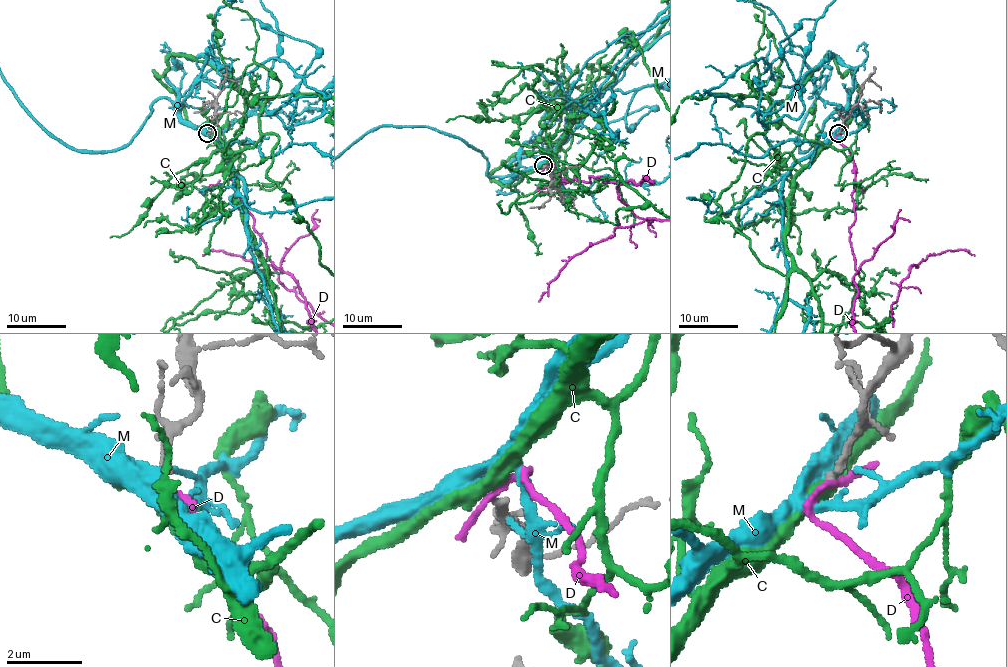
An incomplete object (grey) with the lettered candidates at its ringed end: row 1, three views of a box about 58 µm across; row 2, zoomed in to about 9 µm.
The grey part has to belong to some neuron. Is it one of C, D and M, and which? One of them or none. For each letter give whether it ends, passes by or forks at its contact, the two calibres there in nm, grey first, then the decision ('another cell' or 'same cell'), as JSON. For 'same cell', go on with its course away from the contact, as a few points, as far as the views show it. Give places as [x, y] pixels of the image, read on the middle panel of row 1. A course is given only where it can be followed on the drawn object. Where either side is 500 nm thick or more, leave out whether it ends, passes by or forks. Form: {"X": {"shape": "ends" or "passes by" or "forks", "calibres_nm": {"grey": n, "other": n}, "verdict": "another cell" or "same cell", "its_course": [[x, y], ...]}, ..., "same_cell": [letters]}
{"C": {"shape": "passes by", "calibres_nm": {"grey": 240, "other": 400}, "verdict": "another cell"}, "D": {"shape": "passes by", "calibres_nm": {"grey": 240, "other": 160}, "verdict": "another cell"}, "M": {"calibres_nm": {"grey": 180, "other": 550}, "verdict": "same cell"}, "same_cell": ["M"]}

